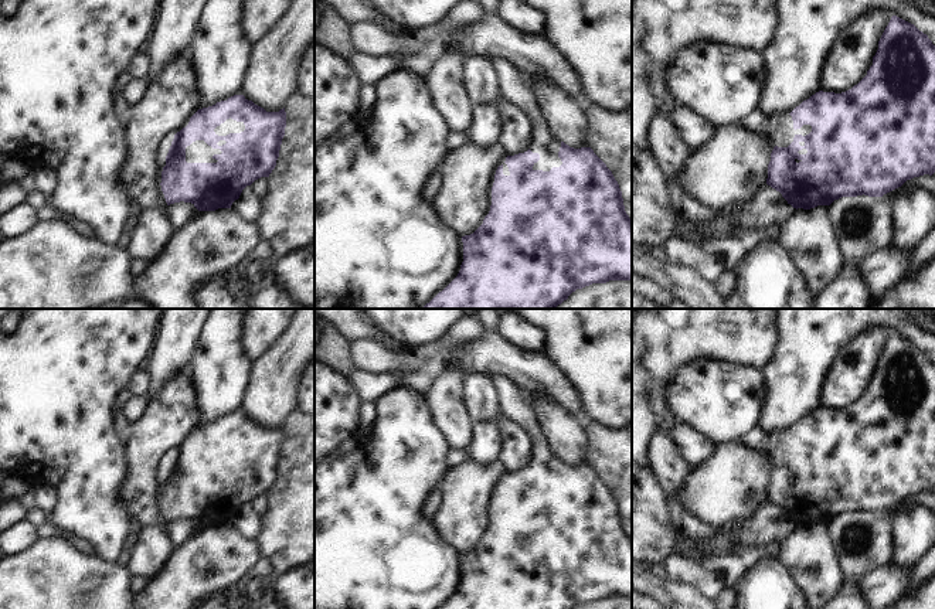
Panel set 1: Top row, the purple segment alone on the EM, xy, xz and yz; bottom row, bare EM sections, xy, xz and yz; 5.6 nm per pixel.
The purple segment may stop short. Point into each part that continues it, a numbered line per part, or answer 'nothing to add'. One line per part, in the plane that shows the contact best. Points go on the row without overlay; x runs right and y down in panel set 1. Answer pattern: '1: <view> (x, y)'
1: xy (199, 469)

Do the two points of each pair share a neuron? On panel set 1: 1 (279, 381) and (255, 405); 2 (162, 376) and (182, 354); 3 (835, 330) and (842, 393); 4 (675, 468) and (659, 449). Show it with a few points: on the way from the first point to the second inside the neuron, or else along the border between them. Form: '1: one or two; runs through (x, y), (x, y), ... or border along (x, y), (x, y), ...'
1: one; runs through (274, 387), (261, 400)
2: one; runs through (166, 370), (176, 360)
3: two; border along (863, 327), (837, 350), (823, 378)
4: one; runs through (670, 463), (662, 453)

